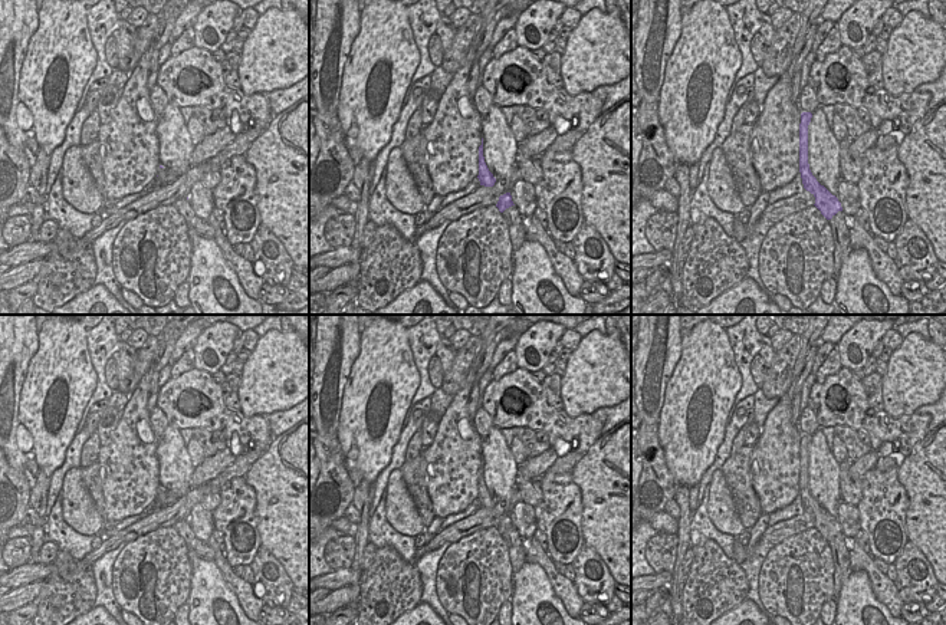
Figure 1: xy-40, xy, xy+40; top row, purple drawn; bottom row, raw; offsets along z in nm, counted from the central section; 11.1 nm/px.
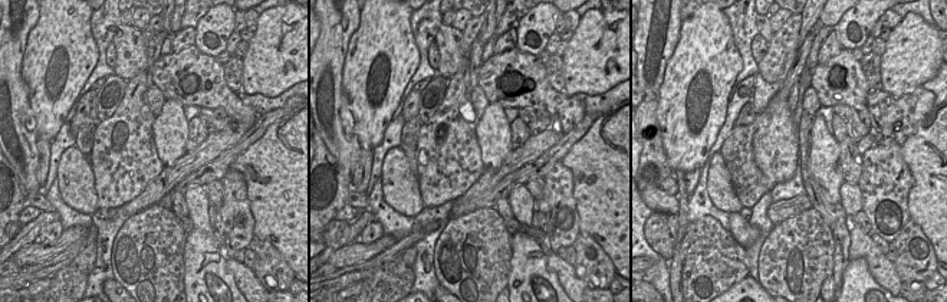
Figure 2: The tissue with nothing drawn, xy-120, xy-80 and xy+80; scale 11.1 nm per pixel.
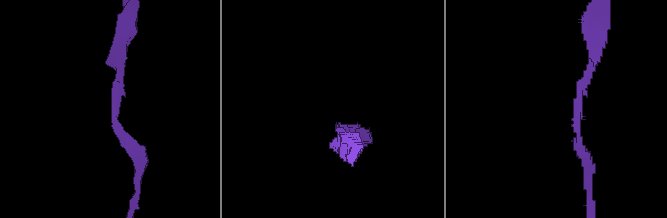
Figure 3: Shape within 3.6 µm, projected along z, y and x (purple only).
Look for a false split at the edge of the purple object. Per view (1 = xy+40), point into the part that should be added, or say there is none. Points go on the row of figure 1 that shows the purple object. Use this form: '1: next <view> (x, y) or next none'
1: next none

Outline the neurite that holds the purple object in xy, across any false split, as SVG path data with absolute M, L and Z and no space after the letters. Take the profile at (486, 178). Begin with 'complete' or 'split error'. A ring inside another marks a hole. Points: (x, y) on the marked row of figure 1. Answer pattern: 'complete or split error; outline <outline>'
complete; outline M482 138L482 145L479 147L479 175L477 175L480 185L485 187L493 187L496 182L496 178L493 174L489 171L485 157L483 157L483 138Z

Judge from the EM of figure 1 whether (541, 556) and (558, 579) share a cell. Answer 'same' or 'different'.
same

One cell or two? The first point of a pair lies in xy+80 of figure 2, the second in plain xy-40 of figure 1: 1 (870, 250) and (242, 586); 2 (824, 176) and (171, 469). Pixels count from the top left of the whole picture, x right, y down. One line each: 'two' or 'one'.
1: one
2: one

